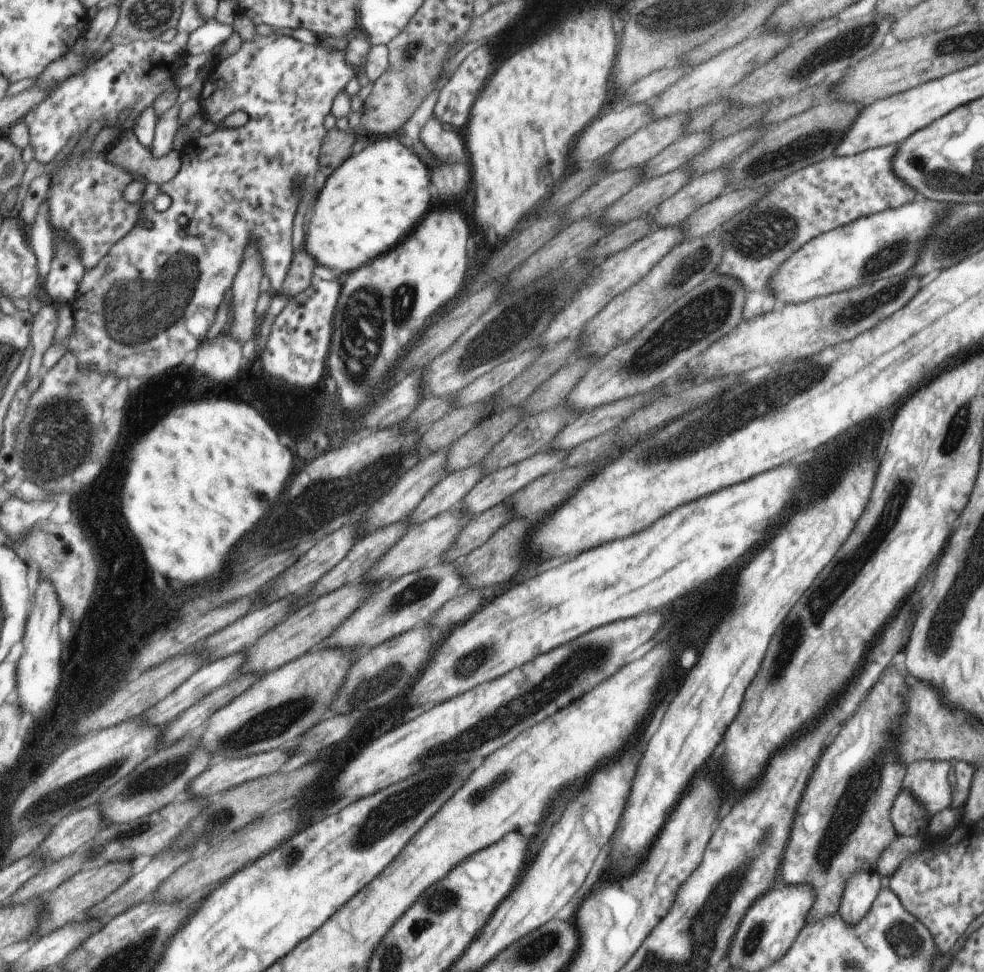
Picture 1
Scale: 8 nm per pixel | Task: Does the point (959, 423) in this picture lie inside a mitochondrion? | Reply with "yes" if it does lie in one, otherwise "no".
yes

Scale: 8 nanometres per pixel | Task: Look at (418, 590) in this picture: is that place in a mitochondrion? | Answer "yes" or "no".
yes

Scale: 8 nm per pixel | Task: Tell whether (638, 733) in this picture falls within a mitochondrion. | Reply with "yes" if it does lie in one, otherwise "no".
no

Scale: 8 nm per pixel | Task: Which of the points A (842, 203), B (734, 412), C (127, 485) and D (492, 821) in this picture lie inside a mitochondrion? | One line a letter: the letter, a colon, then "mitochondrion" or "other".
A: other
B: mitochondrion
C: other
D: other

